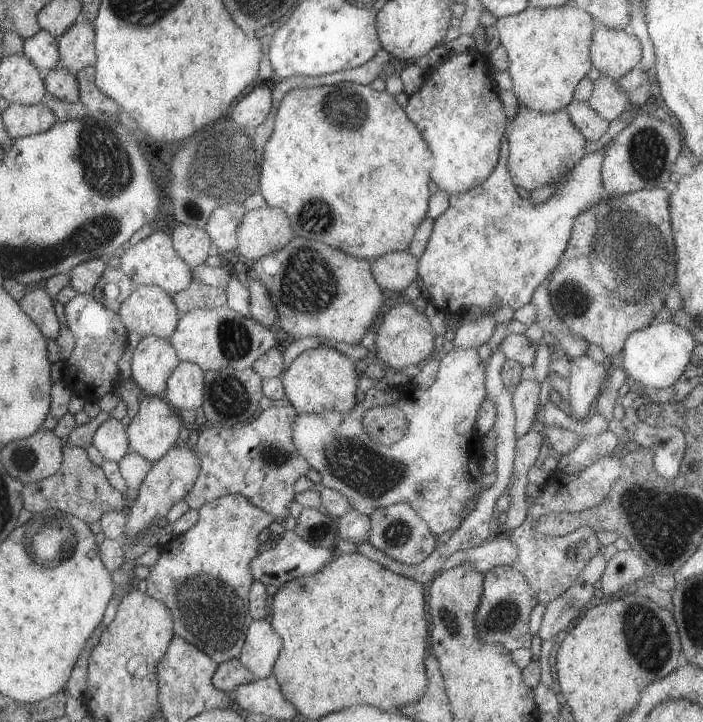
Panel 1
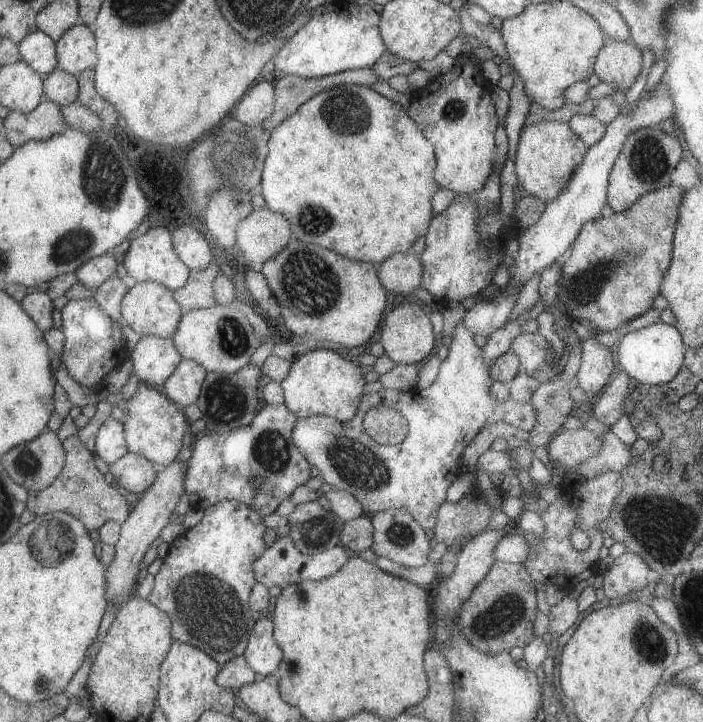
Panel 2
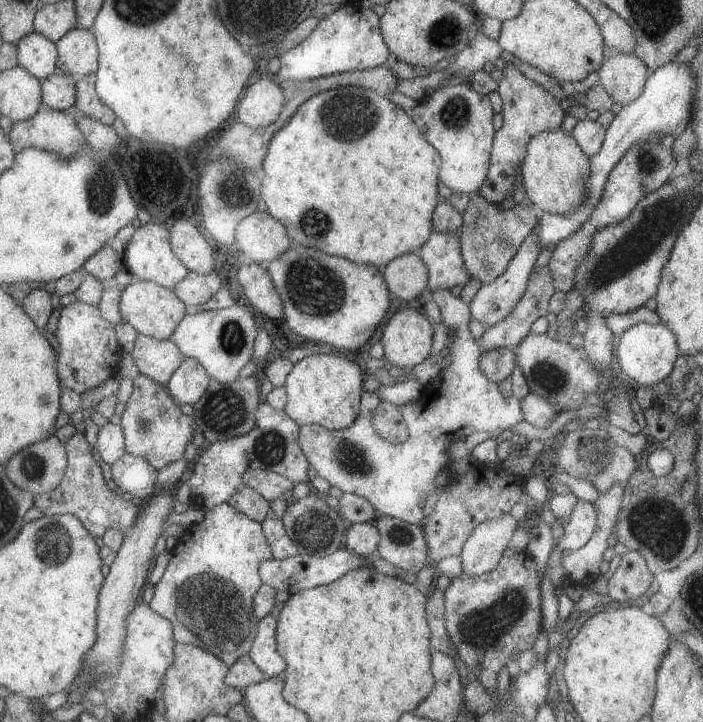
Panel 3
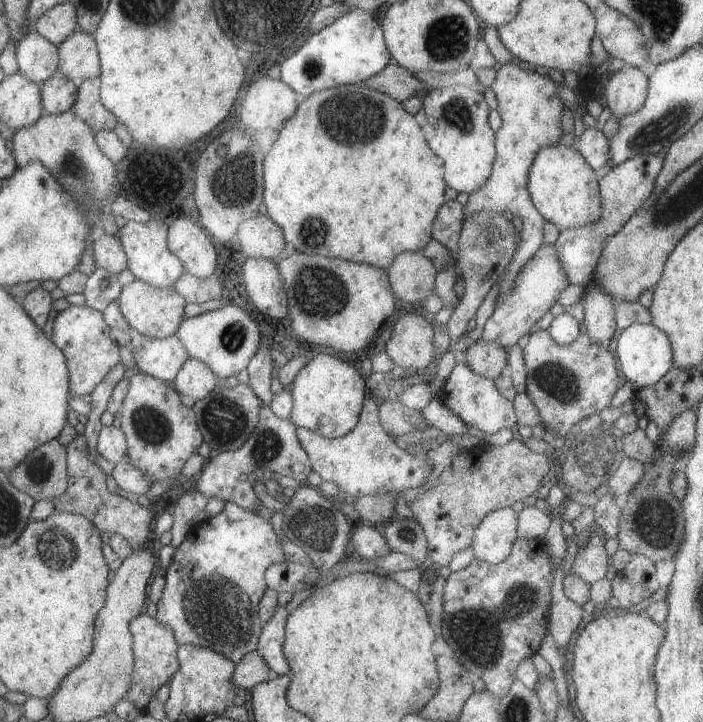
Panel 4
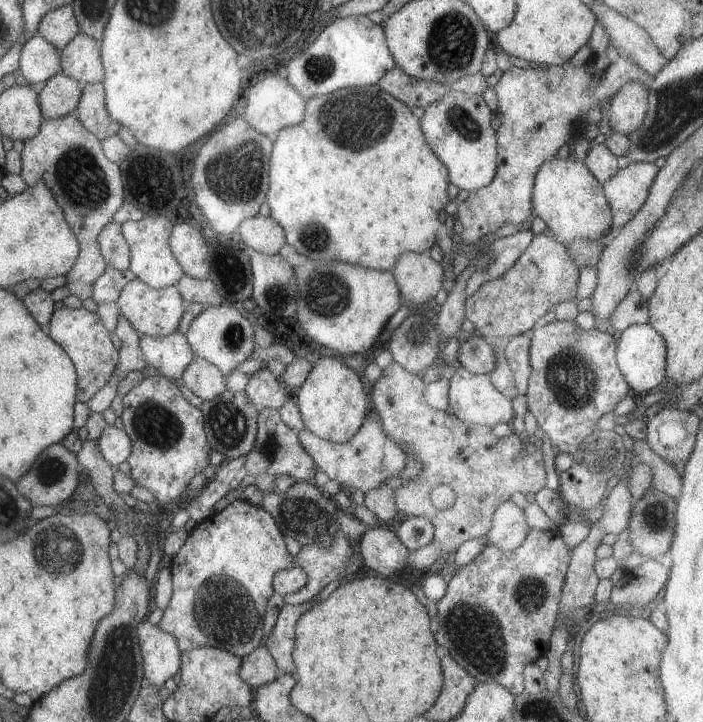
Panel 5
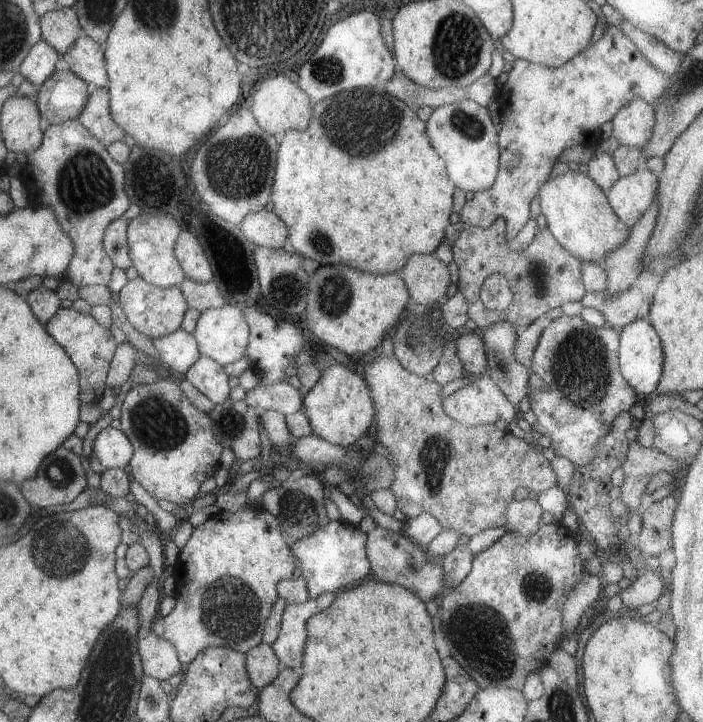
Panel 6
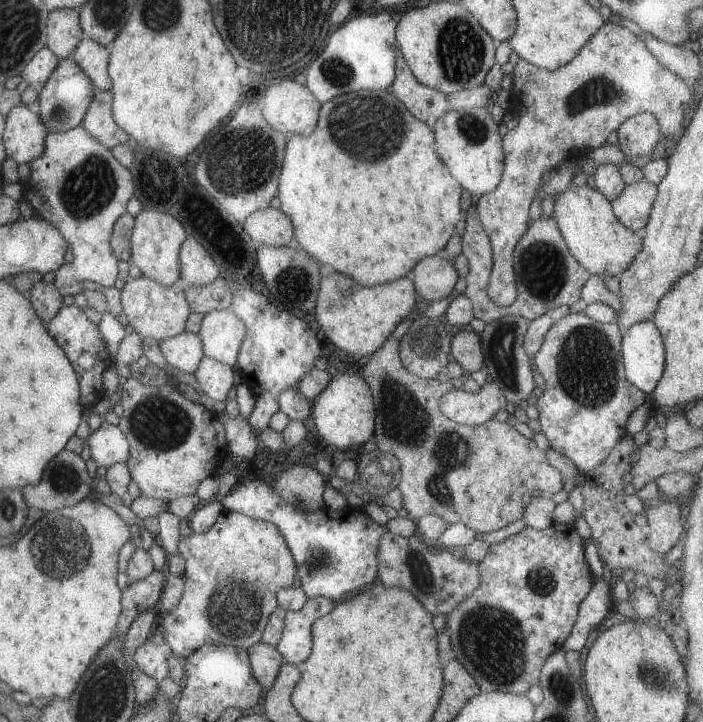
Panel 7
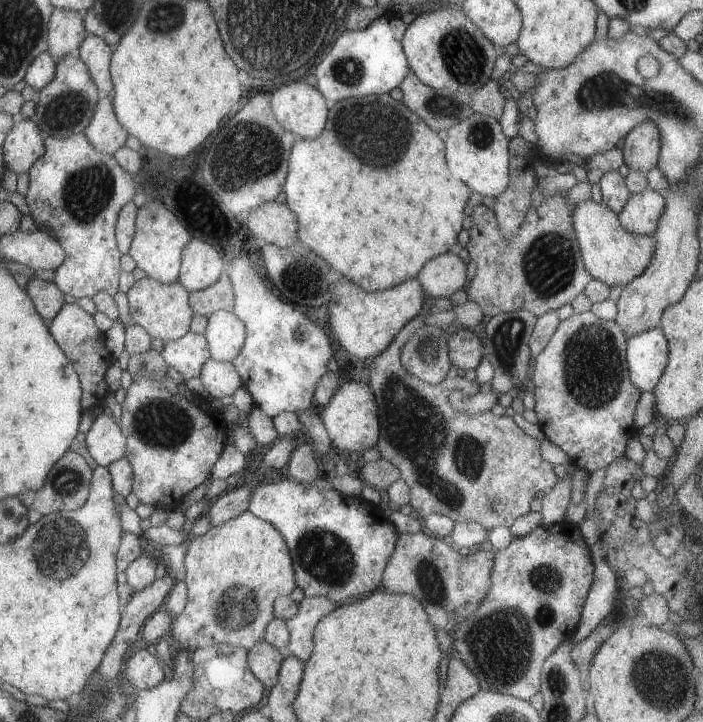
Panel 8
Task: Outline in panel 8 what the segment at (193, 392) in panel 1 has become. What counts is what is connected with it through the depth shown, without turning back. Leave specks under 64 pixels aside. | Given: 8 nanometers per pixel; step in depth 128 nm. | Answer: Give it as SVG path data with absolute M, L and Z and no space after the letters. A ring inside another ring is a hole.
M210 358L203 365L199 378L210 395L210 400L234 395L236 390L243 386L232 361L216 361Z

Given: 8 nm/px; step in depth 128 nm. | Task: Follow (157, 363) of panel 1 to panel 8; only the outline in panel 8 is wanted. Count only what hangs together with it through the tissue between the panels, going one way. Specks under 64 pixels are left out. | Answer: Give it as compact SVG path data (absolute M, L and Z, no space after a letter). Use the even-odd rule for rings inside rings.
M191 331L183 338L164 344L161 356L168 367L184 377L184 381L200 377L203 365L211 358L205 336Z

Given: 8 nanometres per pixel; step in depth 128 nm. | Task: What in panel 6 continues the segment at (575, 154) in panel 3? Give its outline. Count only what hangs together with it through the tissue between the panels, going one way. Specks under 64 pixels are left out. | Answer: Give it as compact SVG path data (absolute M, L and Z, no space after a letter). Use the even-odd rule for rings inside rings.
M568 170L562 176L548 177L540 186L536 198L540 201L542 215L546 217L550 233L580 261L605 258L607 253L619 248L629 238L629 230L610 207L606 194L588 174Z

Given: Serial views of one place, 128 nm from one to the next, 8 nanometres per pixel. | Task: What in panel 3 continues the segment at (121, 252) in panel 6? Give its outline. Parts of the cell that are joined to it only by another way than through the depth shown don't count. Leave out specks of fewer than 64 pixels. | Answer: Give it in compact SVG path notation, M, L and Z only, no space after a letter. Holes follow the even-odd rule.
M107 243L96 254L92 254L82 267L87 275L92 275L103 283L125 268L124 256L114 250L110 243Z

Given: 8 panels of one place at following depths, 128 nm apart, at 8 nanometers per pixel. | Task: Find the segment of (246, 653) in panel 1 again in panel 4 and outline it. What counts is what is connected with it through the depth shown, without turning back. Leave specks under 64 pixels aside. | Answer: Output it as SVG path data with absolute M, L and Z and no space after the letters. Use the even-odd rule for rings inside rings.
M279 606L274 616L266 624L263 624L257 646L258 654L264 658L264 662L275 676L290 676L291 674L290 664L286 661L283 652L288 616L290 616L290 611Z

